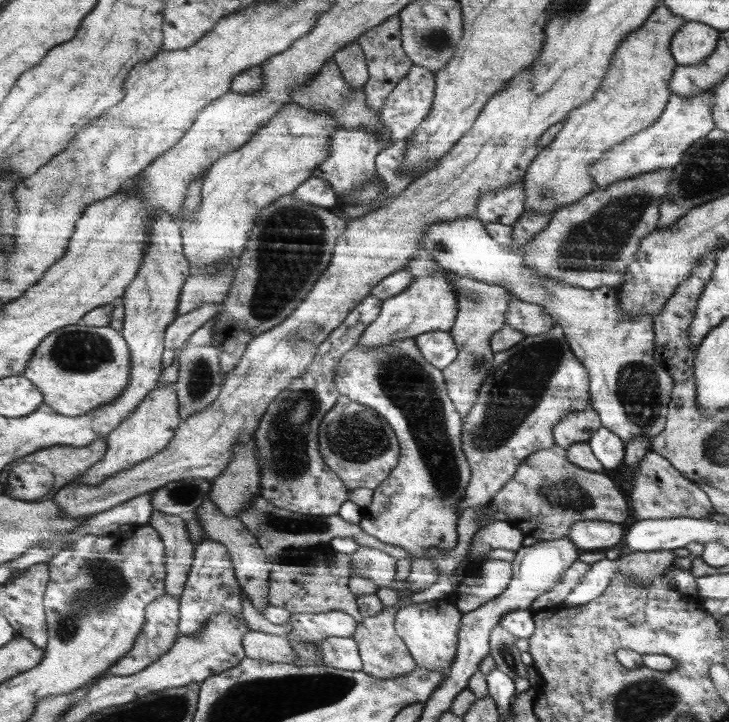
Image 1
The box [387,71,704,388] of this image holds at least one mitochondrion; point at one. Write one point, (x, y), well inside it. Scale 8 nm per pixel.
(591, 243)

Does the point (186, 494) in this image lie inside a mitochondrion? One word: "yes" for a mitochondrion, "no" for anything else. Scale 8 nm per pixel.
yes

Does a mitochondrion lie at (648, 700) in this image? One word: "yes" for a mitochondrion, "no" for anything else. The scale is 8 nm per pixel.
yes

